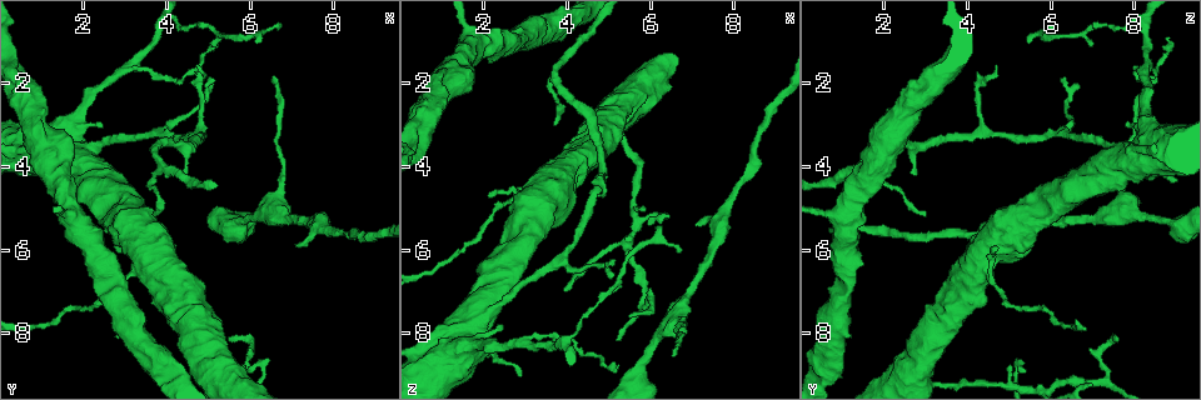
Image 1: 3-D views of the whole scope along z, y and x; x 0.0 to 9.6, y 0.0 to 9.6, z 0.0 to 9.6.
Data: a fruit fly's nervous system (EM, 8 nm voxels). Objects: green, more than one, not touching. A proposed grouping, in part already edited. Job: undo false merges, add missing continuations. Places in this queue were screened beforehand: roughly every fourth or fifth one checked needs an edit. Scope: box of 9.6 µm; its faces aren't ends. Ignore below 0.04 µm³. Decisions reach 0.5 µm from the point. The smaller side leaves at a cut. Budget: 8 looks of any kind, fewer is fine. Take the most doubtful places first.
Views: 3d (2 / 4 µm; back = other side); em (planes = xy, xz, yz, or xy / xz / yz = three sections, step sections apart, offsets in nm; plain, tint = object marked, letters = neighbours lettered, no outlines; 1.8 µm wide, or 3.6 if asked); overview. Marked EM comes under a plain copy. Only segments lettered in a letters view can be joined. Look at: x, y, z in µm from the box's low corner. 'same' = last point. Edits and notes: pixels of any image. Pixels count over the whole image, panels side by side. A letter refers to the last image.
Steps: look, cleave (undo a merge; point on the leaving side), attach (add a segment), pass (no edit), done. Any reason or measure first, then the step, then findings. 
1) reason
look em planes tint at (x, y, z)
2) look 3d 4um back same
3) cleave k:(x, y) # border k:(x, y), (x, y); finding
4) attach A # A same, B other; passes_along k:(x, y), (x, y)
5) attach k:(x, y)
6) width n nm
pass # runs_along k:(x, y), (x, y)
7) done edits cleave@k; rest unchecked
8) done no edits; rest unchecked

sudden change in width
look em xy step 4 tint at (2.20, 3.70, 7.50)

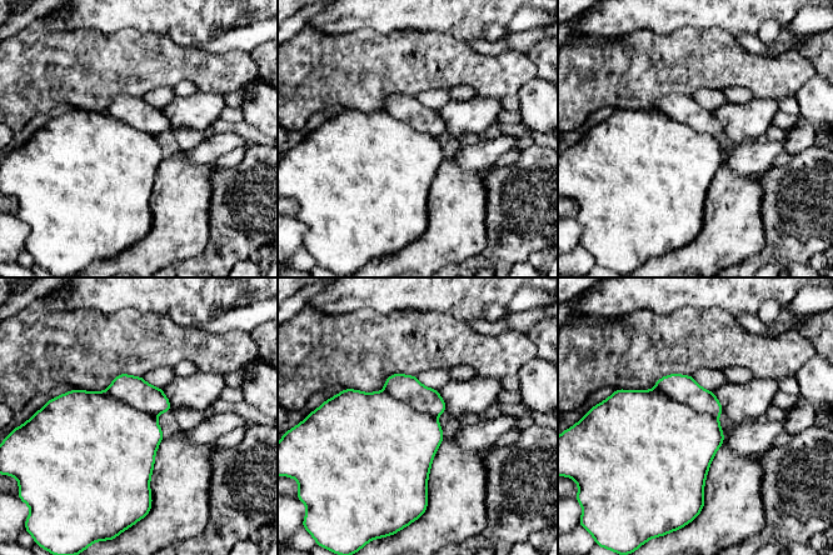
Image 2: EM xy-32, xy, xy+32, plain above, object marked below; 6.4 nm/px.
look em xy step 4 letters same

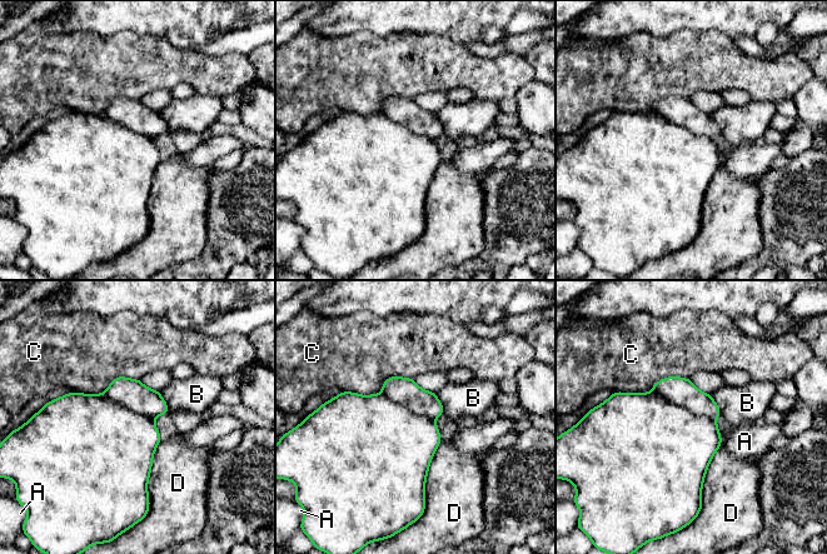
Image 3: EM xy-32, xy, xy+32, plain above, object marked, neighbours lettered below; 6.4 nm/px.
cleave 3:(682, 392) # A other, B other, C other, D other; border 3:(653, 390), (715, 422); two cells meet here

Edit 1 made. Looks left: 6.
branch stops here
look 3d 2um at (6.10, 1.05, 5.40)

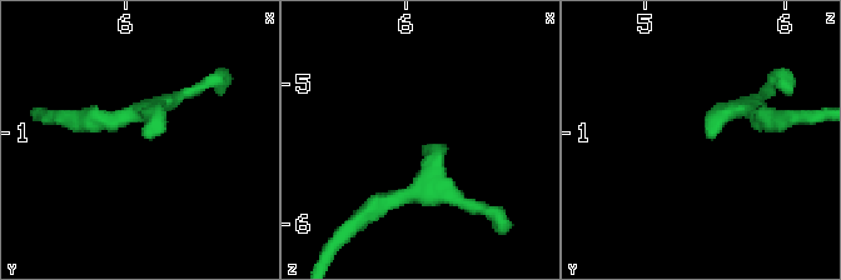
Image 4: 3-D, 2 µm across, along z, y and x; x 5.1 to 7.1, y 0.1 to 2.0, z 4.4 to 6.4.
now the EM
look em xz step 4 tint at (6.16, 1.02, 5.44)

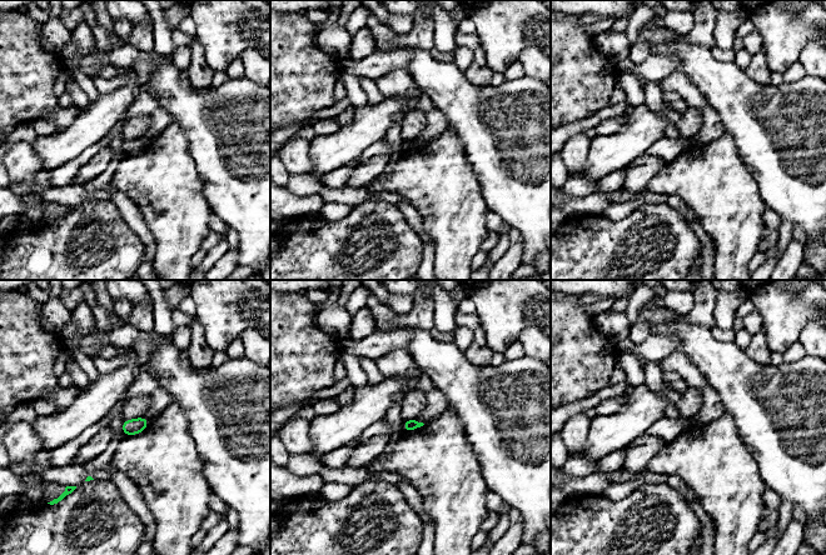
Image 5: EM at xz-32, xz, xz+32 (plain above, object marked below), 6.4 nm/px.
look em planes letters same

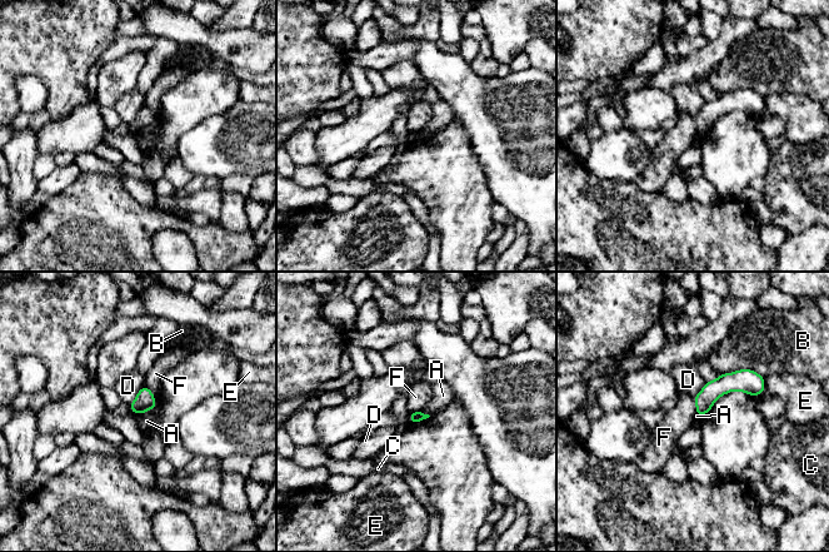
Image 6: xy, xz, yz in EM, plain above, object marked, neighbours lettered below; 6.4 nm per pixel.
pass # A other, B other, C other, D other, E other, F other; runs_along 6:(760, 379), (724, 383), (699, 411); no lettered segment goes on from it

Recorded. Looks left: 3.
done edits cleave@3; rest unchecked

